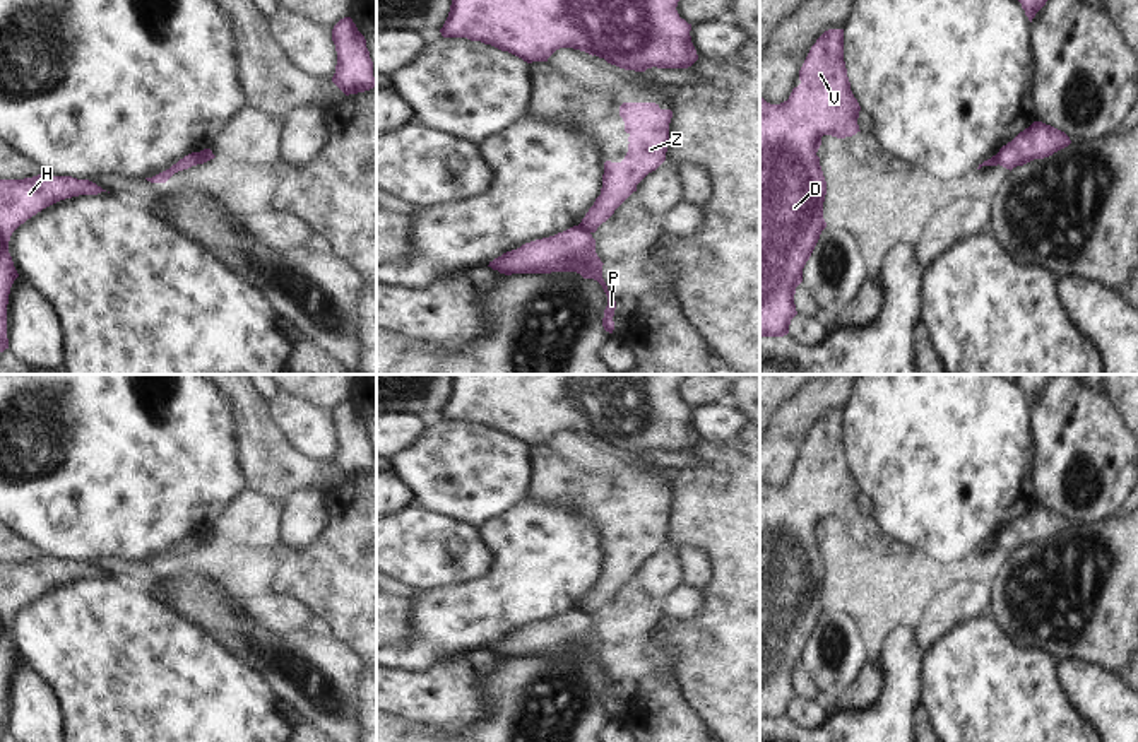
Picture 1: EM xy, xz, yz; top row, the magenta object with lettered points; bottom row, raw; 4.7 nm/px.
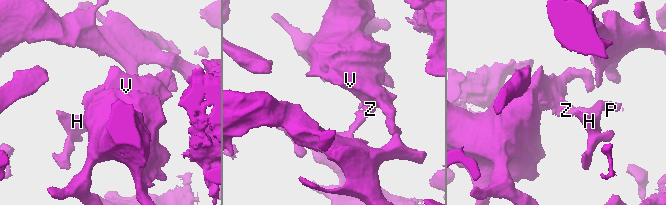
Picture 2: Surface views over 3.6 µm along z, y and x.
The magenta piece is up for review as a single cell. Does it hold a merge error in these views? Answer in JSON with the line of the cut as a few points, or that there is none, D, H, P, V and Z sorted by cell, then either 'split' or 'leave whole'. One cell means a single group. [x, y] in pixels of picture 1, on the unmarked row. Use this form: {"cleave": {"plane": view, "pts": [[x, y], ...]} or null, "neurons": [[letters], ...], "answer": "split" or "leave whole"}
{"cleave": {"plane": "xz", "pts": [[577, 609], [589, 616]]}, "neurons": [["D", "V", "Z"], ["H", "P"]], "answer": "split"}

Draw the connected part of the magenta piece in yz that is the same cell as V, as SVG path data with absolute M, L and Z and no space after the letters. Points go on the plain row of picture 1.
M844 412L825 414L811 429L801 467L787 484L770 487L760 479L760 720L784 720L797 698L796 670L821 614L827 564L816 539L821 520L845 521L859 513L861 489L851 474L844 445Z

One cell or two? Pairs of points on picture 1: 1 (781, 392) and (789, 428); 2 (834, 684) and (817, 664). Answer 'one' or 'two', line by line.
1: two
2: one

